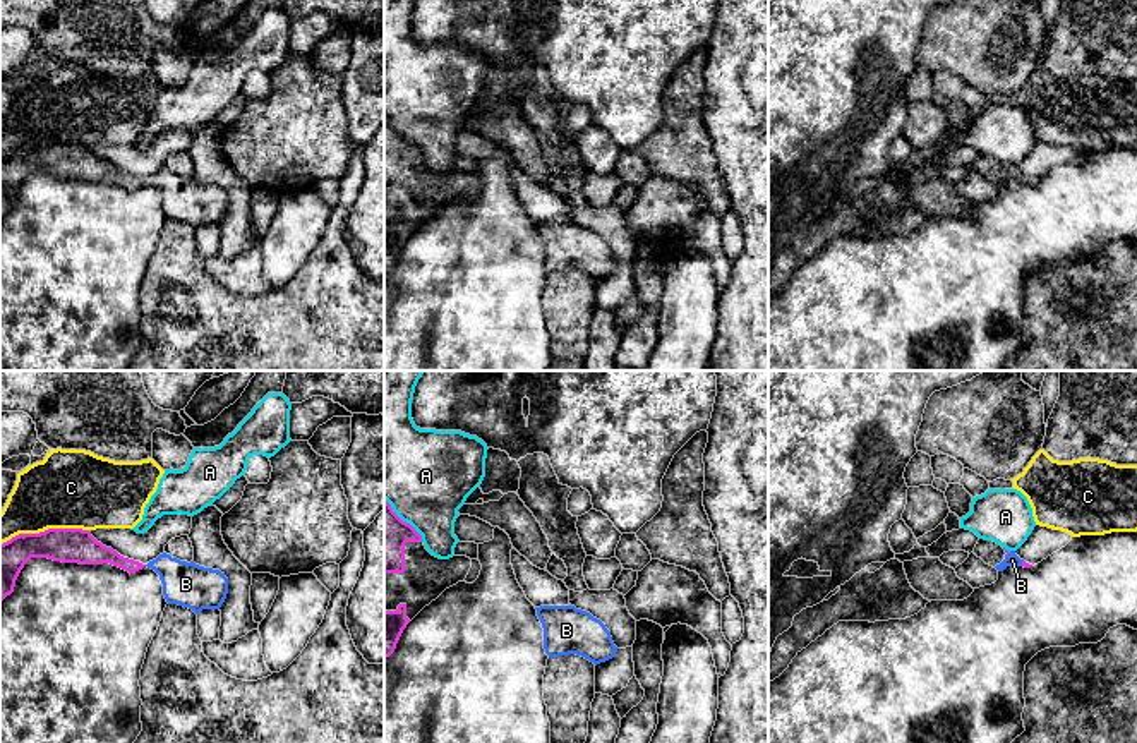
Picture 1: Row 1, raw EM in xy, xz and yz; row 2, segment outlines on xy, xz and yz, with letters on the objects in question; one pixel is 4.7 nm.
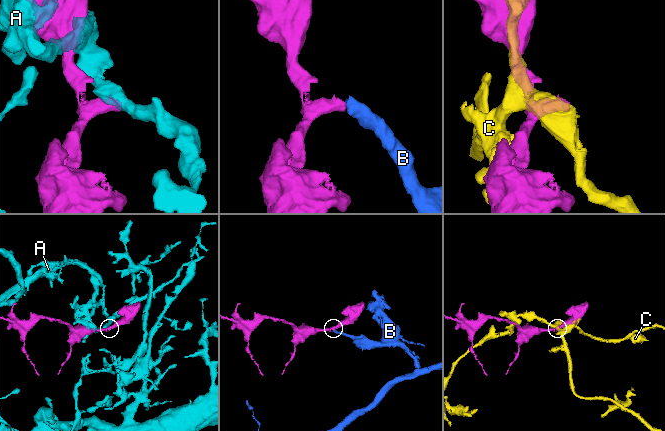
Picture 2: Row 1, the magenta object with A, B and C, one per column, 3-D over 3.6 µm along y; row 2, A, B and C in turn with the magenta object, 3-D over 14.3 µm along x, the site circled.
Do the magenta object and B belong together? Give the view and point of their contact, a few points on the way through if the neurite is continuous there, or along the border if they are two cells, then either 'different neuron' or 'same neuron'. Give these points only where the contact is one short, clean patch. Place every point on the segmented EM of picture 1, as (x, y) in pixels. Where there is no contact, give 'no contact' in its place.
yz (1009, 553) | across yz (1007, 551), (1009, 553), (1012, 560) | same neuron

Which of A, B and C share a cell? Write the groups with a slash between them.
A / B / C

